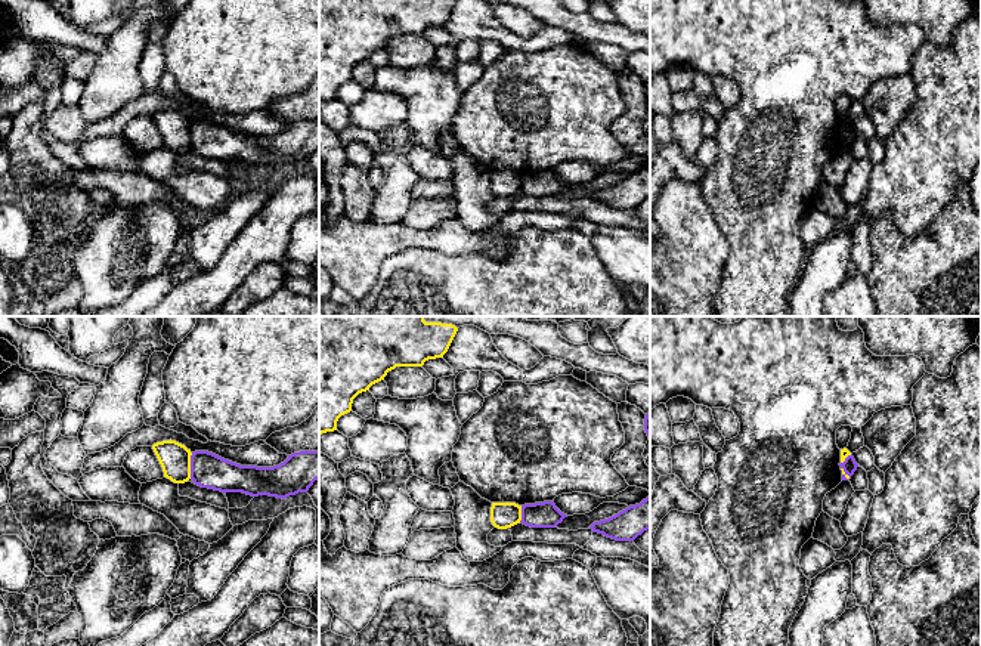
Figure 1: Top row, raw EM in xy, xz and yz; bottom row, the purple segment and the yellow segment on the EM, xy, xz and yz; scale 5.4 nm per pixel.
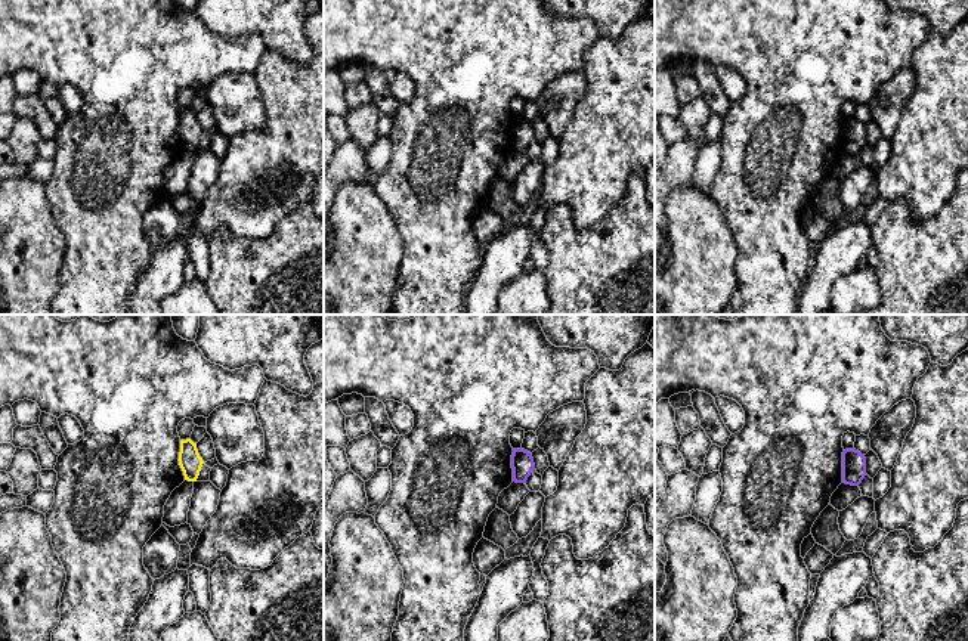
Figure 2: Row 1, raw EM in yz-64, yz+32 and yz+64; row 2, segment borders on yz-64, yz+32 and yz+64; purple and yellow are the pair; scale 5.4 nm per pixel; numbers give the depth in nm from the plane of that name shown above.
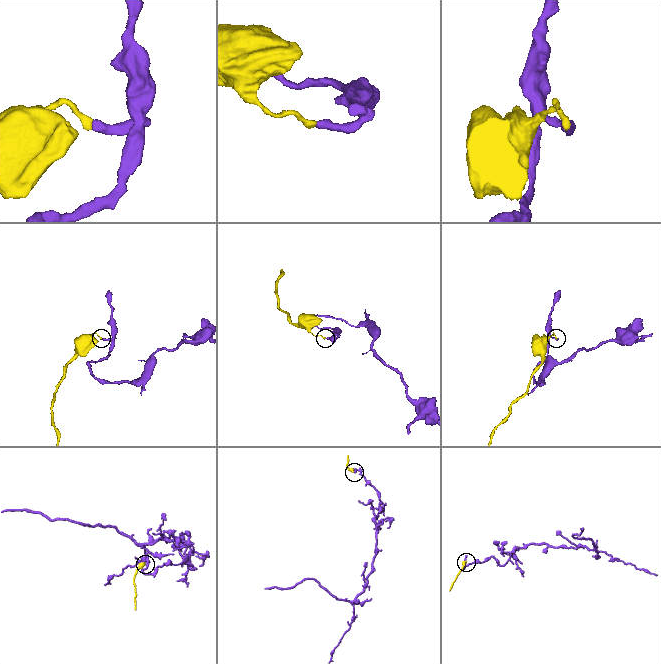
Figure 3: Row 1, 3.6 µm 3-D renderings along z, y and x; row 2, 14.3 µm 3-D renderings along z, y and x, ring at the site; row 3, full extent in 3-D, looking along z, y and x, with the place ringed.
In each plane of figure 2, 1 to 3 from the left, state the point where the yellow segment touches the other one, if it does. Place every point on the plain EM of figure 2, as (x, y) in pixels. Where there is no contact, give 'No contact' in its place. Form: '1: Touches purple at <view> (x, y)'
1: No contact
2: No contact
3: No contact

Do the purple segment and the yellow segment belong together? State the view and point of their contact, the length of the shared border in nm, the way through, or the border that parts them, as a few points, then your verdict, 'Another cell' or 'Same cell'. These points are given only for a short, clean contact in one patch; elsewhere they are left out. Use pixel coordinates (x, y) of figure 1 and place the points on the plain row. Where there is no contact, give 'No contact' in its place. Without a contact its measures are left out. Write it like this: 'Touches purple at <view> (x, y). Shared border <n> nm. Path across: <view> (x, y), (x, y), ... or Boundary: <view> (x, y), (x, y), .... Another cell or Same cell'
Touches purple at xy (191, 135). Shared border 140 nm. Boundary: xy (192, 121), (189, 147). Another cell

